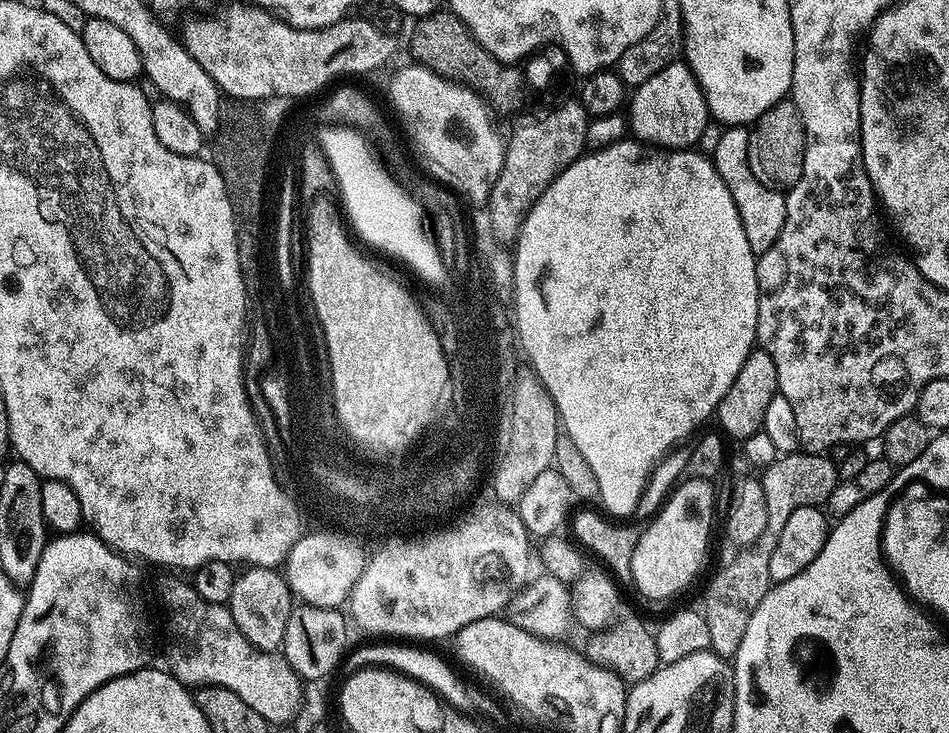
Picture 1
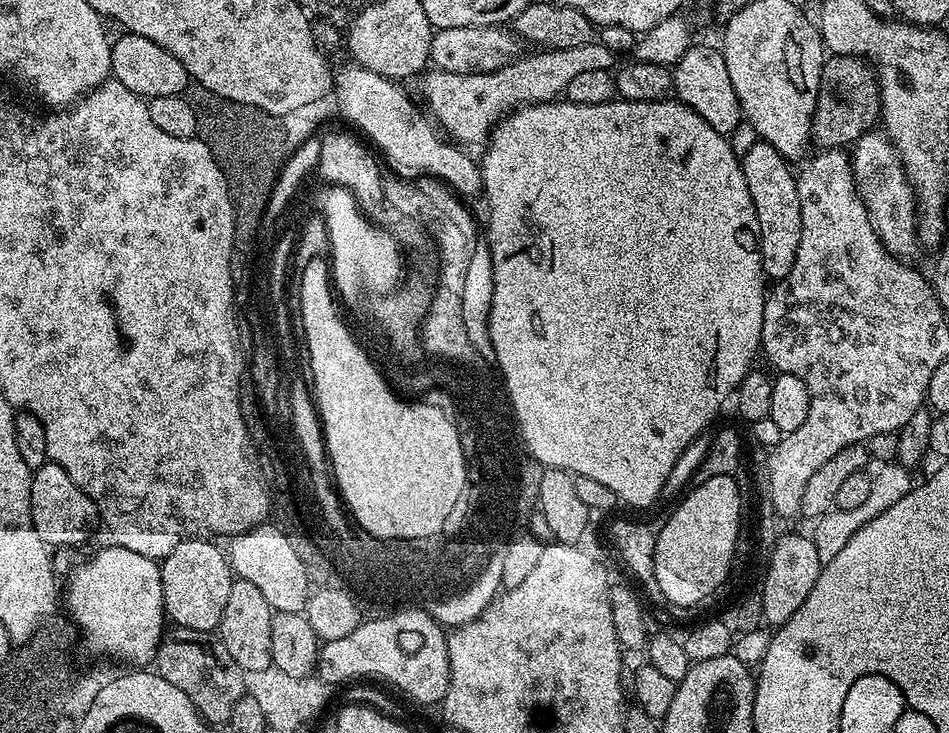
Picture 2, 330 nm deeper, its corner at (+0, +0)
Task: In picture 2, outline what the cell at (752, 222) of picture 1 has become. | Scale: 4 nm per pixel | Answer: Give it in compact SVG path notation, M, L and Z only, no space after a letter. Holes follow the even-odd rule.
M757 142L741 159L746 174L746 186L750 186L750 198L754 202L754 214L760 231L760 261L765 277L775 282L786 278L798 258L798 242L802 242L802 206L798 198L797 173L791 172L789 161L774 146Z

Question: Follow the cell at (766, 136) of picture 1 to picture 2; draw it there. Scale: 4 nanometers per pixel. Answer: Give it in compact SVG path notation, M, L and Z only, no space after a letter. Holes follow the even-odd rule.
M829 55L820 75L820 93L812 119L811 143L820 150L843 149L855 144L856 139L865 132L873 131L879 120L880 87L875 68L858 56Z

